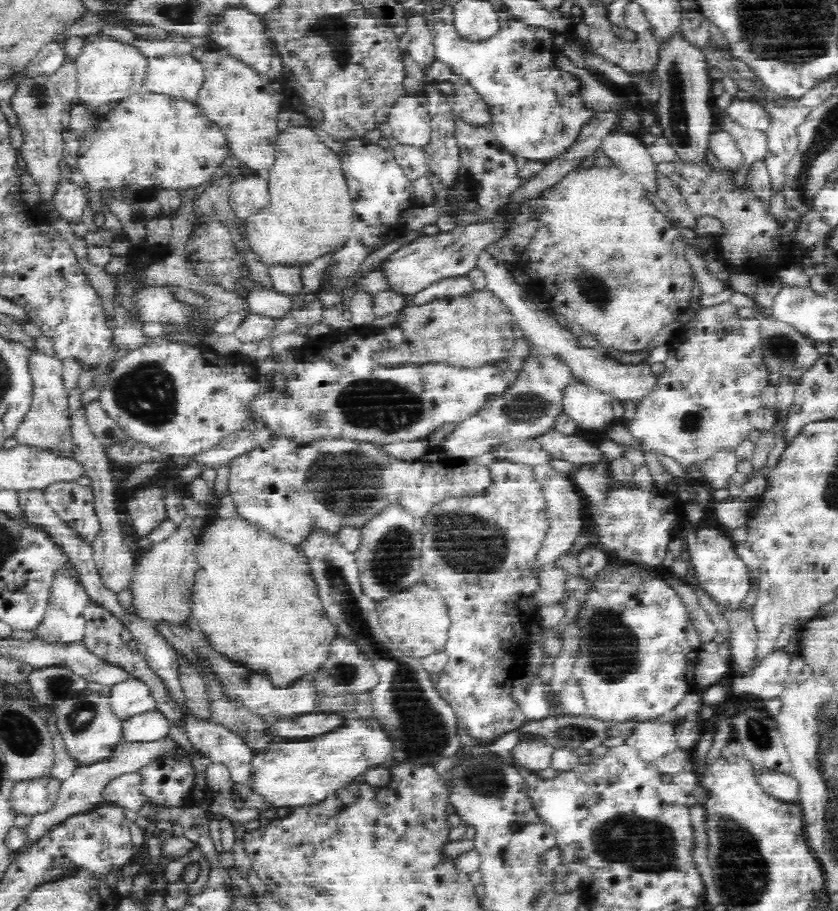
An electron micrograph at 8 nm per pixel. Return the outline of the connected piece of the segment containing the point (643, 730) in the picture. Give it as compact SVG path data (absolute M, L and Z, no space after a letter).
M655 720L637 721L625 743L635 748L644 762L654 763L677 749L675 726L670 722Z

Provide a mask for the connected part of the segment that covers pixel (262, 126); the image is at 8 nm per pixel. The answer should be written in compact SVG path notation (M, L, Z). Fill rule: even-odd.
M207 49L197 53L204 69L204 82L197 94L197 104L213 122L223 127L230 154L252 170L274 164L274 144L280 134L278 114L285 96L276 91L266 75L250 68L244 61L224 49Z

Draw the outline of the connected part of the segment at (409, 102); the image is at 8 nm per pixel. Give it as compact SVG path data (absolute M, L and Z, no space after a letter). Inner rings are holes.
M416 94L400 96L390 108L387 122L392 128L392 136L398 140L399 143L405 145L412 145L418 148L426 146L431 137L431 116L425 101L422 96Z

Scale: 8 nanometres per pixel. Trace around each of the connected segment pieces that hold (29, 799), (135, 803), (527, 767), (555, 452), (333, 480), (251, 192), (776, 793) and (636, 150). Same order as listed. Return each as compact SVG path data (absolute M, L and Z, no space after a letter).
M52 776L16 782L11 794L14 812L33 817L50 810L58 798L60 783Z
M140 771L118 775L106 784L102 794L103 801L139 813L146 802L140 786L142 786Z
M519 733L517 744L511 753L518 768L525 773L535 774L549 767L554 749L542 736Z
M548 429L535 436L538 438L540 449L553 459L571 462L575 467L582 464L596 464L604 458L594 445L588 444L584 435L565 435L556 429Z
M274 436L262 445L256 445L250 453L234 458L229 465L229 490L235 498L238 518L262 526L267 532L299 546L299 542L312 530L328 530L337 534L342 526L362 528L372 520L386 503L400 503L415 518L424 518L429 508L439 500L476 496L490 486L488 468L462 459L446 457L441 448L426 454L414 463L398 461L386 456L377 445L368 442L344 440L314 440L300 445L286 436Z
M239 176L230 186L230 205L238 218L244 220L268 204L268 182L259 176Z
M765 768L756 769L756 779L762 783L764 791L785 803L797 803L800 783L792 774L770 772Z
M614 131L605 134L599 145L602 154L616 166L640 180L646 192L655 194L656 164L642 138L634 134Z

